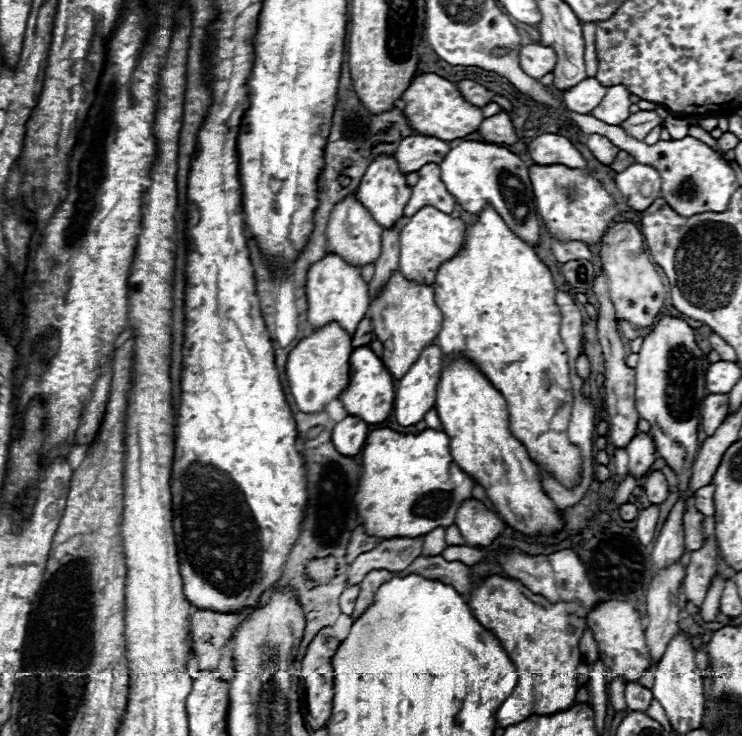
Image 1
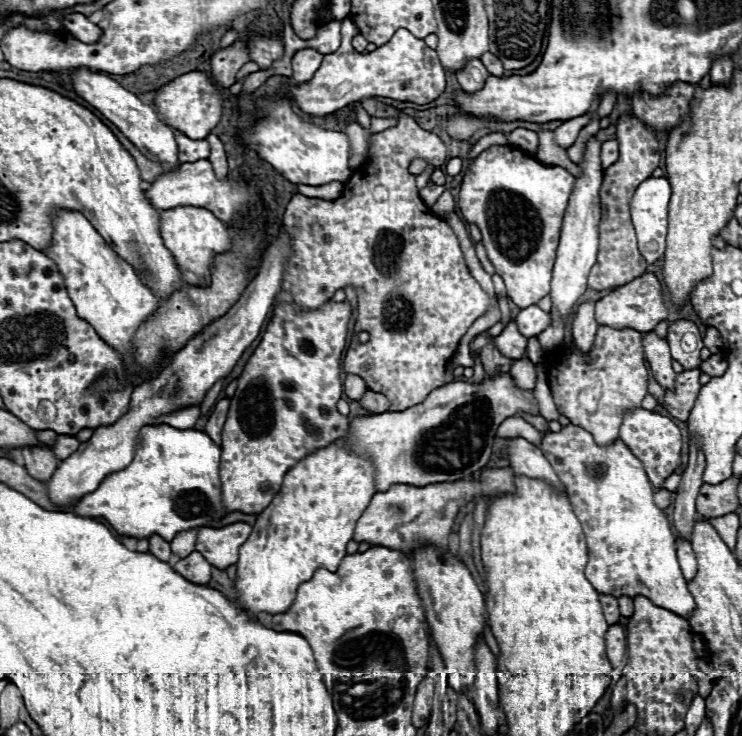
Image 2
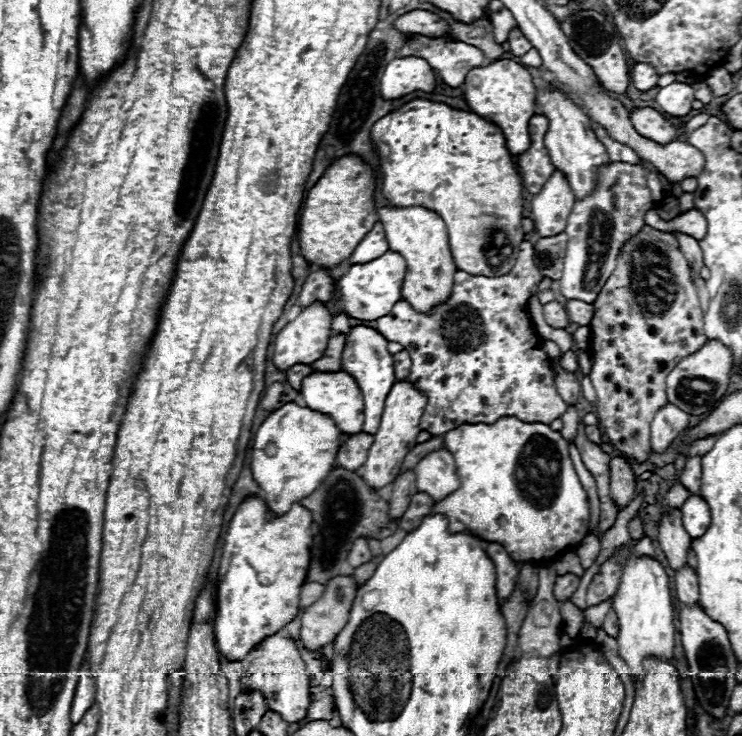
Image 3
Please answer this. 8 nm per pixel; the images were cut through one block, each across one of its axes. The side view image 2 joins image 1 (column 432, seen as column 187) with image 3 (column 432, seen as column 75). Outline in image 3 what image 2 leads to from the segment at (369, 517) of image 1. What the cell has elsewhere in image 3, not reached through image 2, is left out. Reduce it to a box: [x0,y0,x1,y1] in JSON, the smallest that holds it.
[432,418,590,562]

